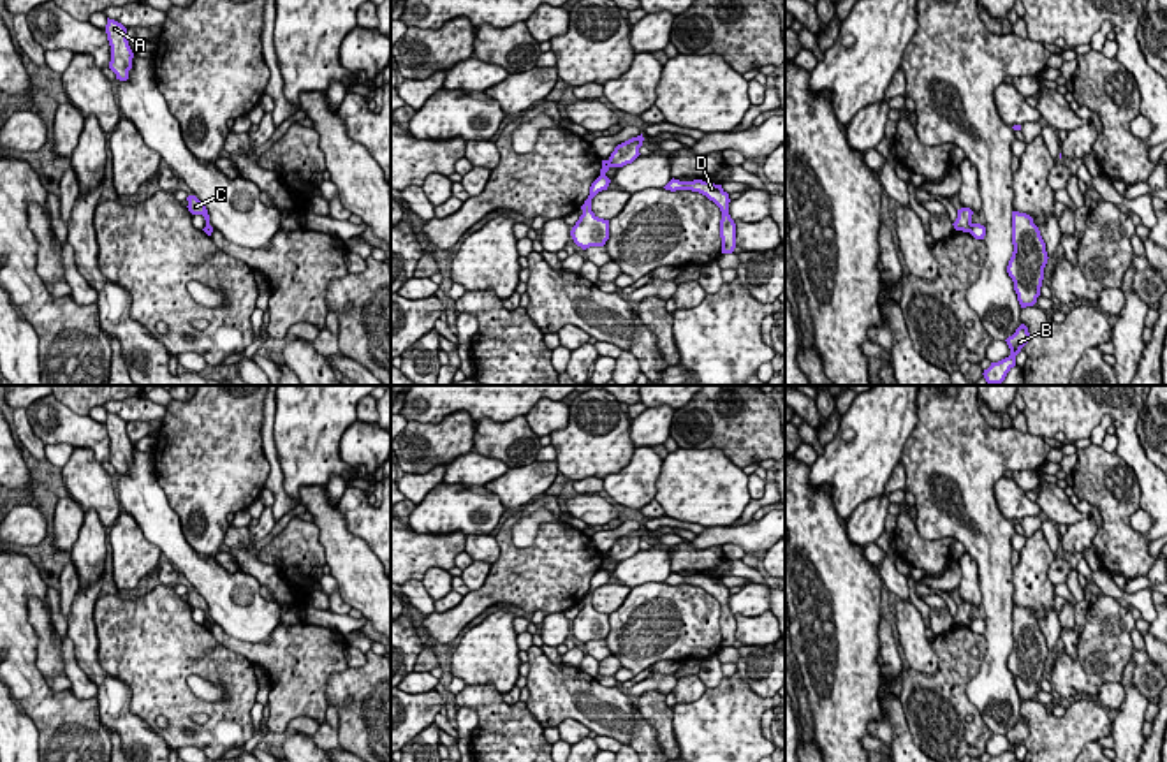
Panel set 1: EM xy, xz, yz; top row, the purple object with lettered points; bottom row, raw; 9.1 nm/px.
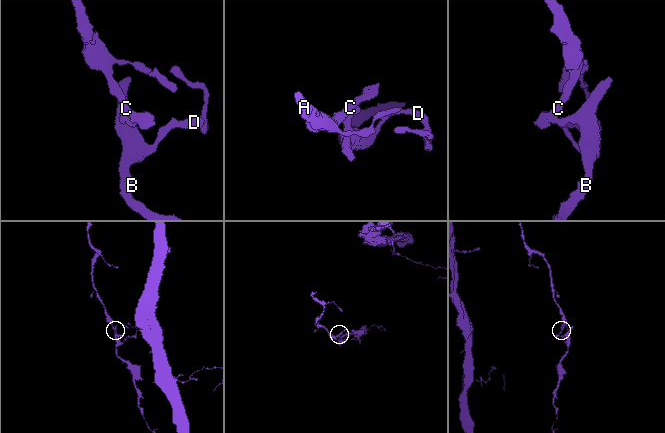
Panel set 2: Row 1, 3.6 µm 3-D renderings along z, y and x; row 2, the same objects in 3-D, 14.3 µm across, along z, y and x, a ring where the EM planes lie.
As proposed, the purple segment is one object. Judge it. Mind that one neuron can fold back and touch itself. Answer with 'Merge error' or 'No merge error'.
Merge error

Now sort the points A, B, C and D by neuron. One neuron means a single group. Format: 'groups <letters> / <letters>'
groups A C / B D

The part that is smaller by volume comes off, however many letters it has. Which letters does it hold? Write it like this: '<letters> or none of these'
B, D

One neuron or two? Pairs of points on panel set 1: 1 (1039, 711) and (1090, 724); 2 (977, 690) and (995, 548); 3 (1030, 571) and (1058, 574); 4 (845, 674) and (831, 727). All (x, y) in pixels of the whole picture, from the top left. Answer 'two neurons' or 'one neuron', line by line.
1: one neuron
2: one neuron
3: two neurons
4: one neuron

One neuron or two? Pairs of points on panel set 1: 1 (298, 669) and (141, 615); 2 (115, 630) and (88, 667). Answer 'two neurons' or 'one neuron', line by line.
1: two neurons
2: two neurons

